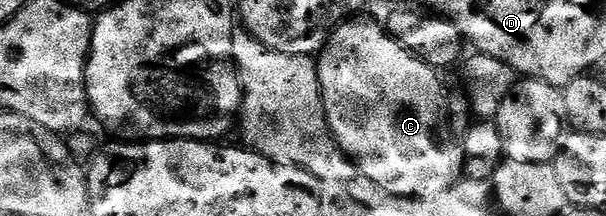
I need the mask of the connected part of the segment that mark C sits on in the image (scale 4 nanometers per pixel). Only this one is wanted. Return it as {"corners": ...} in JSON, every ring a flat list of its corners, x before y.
{"corners":[[355,16,342,23,337,30,331,34,330,39,326,41,326,47,322,49,321,54,317,55,318,79,322,89,322,103,326,109,326,119,330,125,330,131,334,134,338,146,350,159,358,165,358,171,372,184,384,188,384,192,395,194,401,198,431,198,440,192,450,190,463,177,466,169,466,154,462,150,462,143,455,138,453,130,448,125,448,90,442,87,442,82,438,79,439,71,427,62,417,57,408,48,404,48,398,41,390,37,387,27,378,22,373,22,366,16]]}

